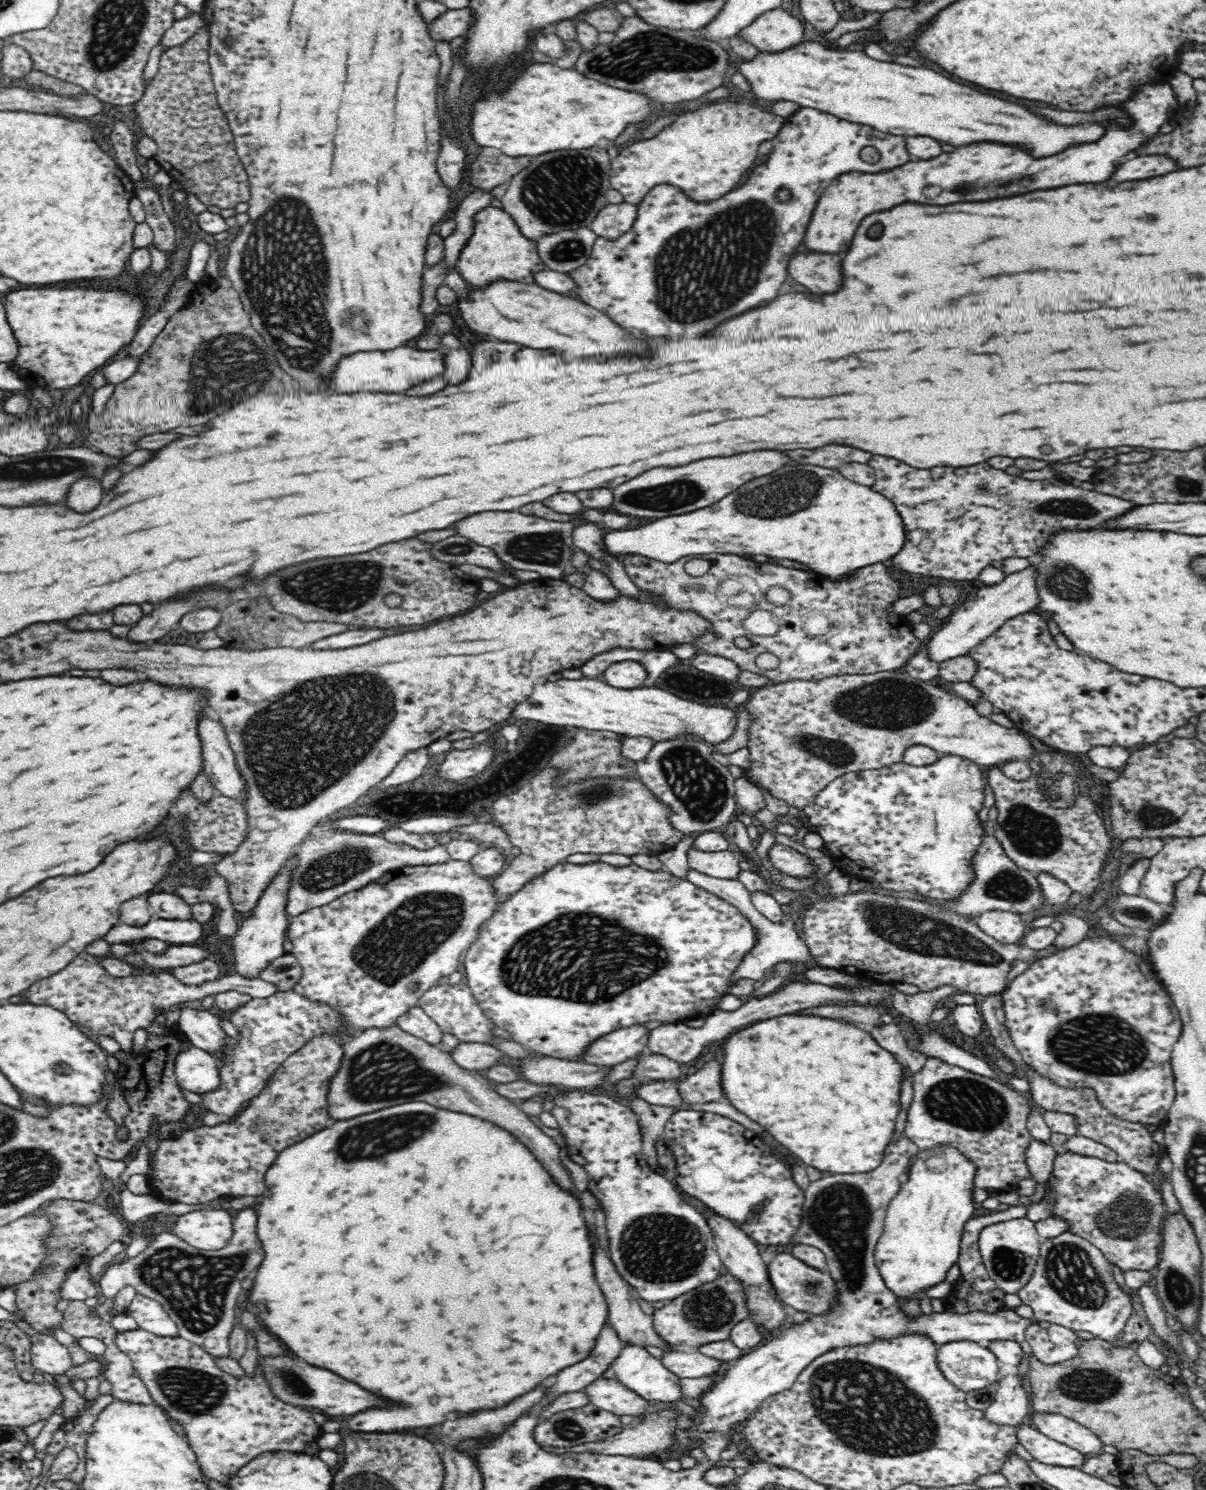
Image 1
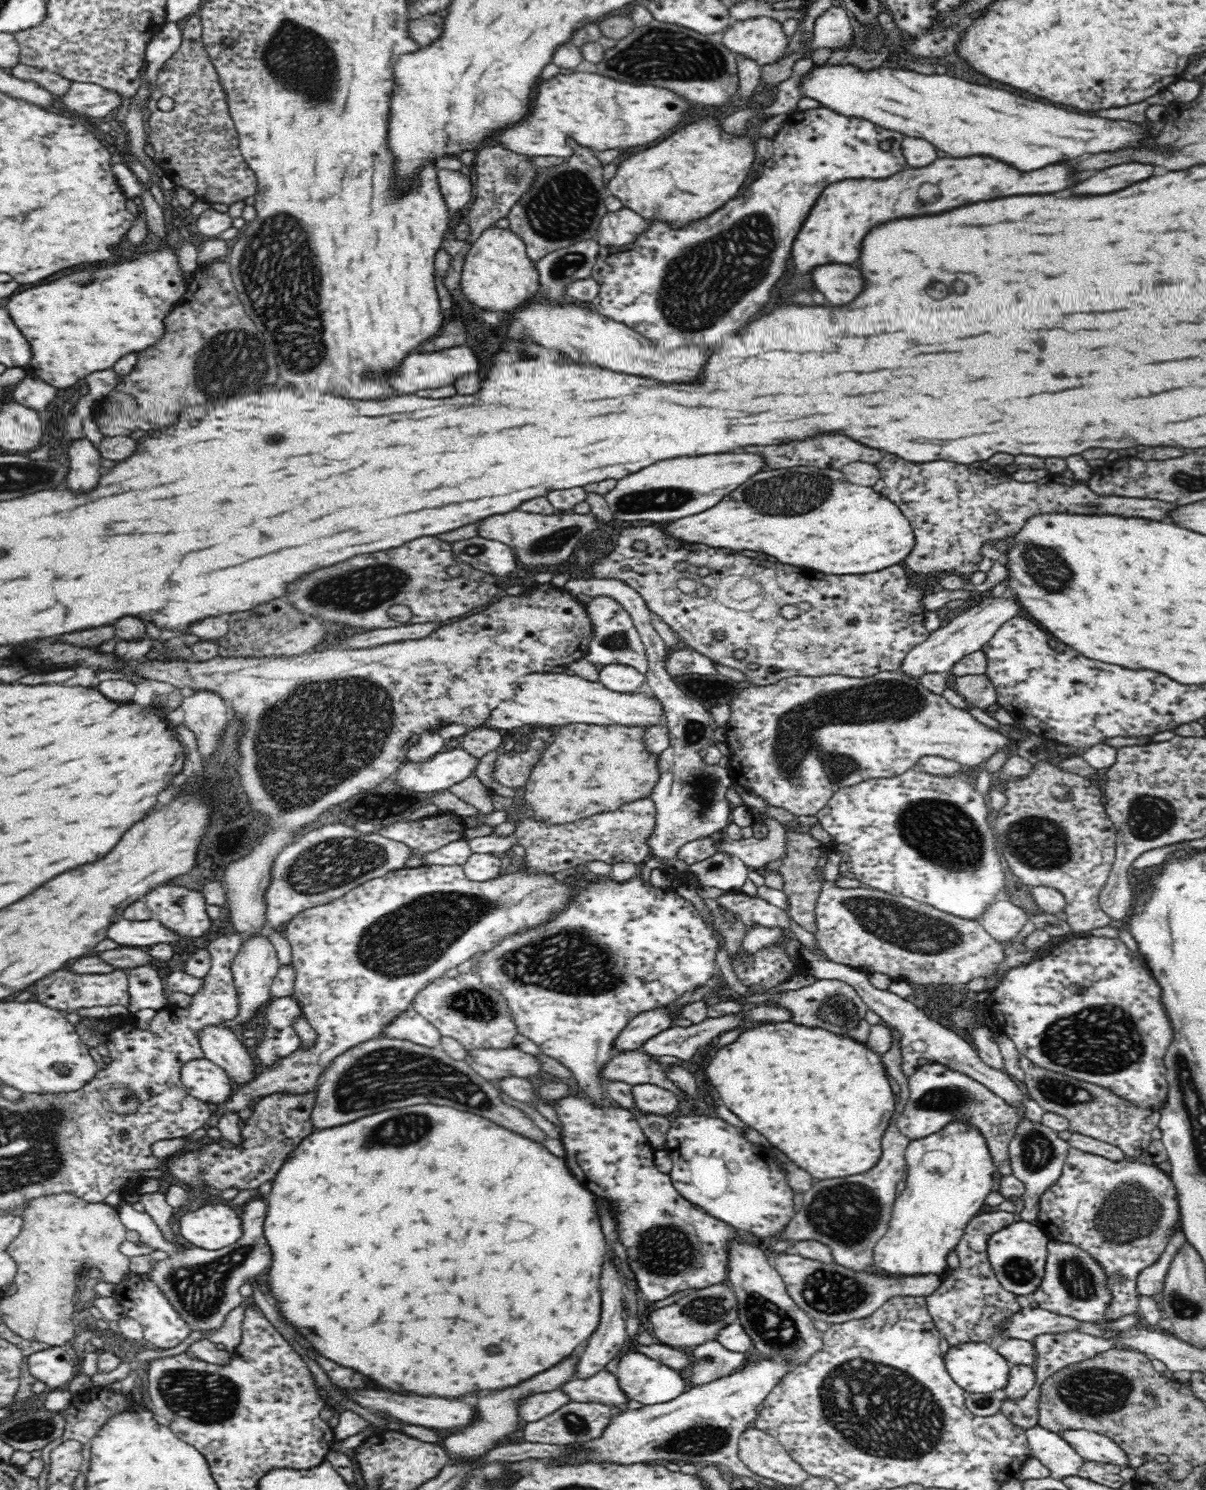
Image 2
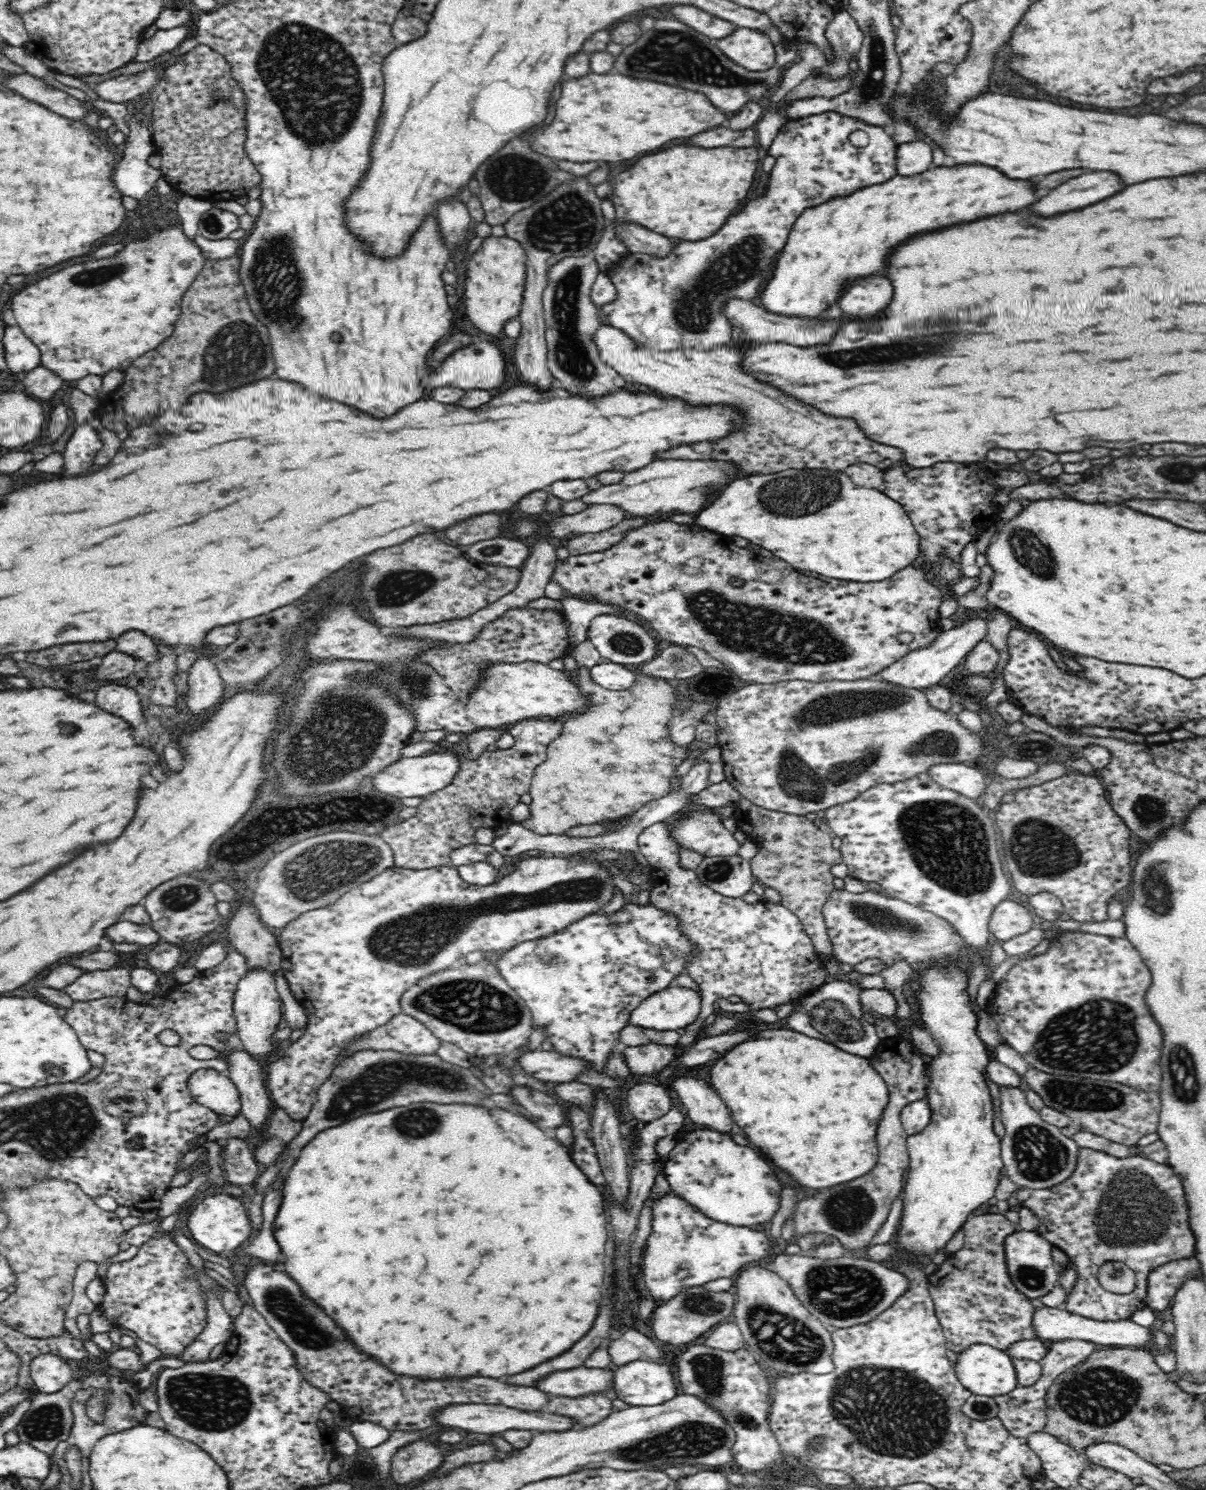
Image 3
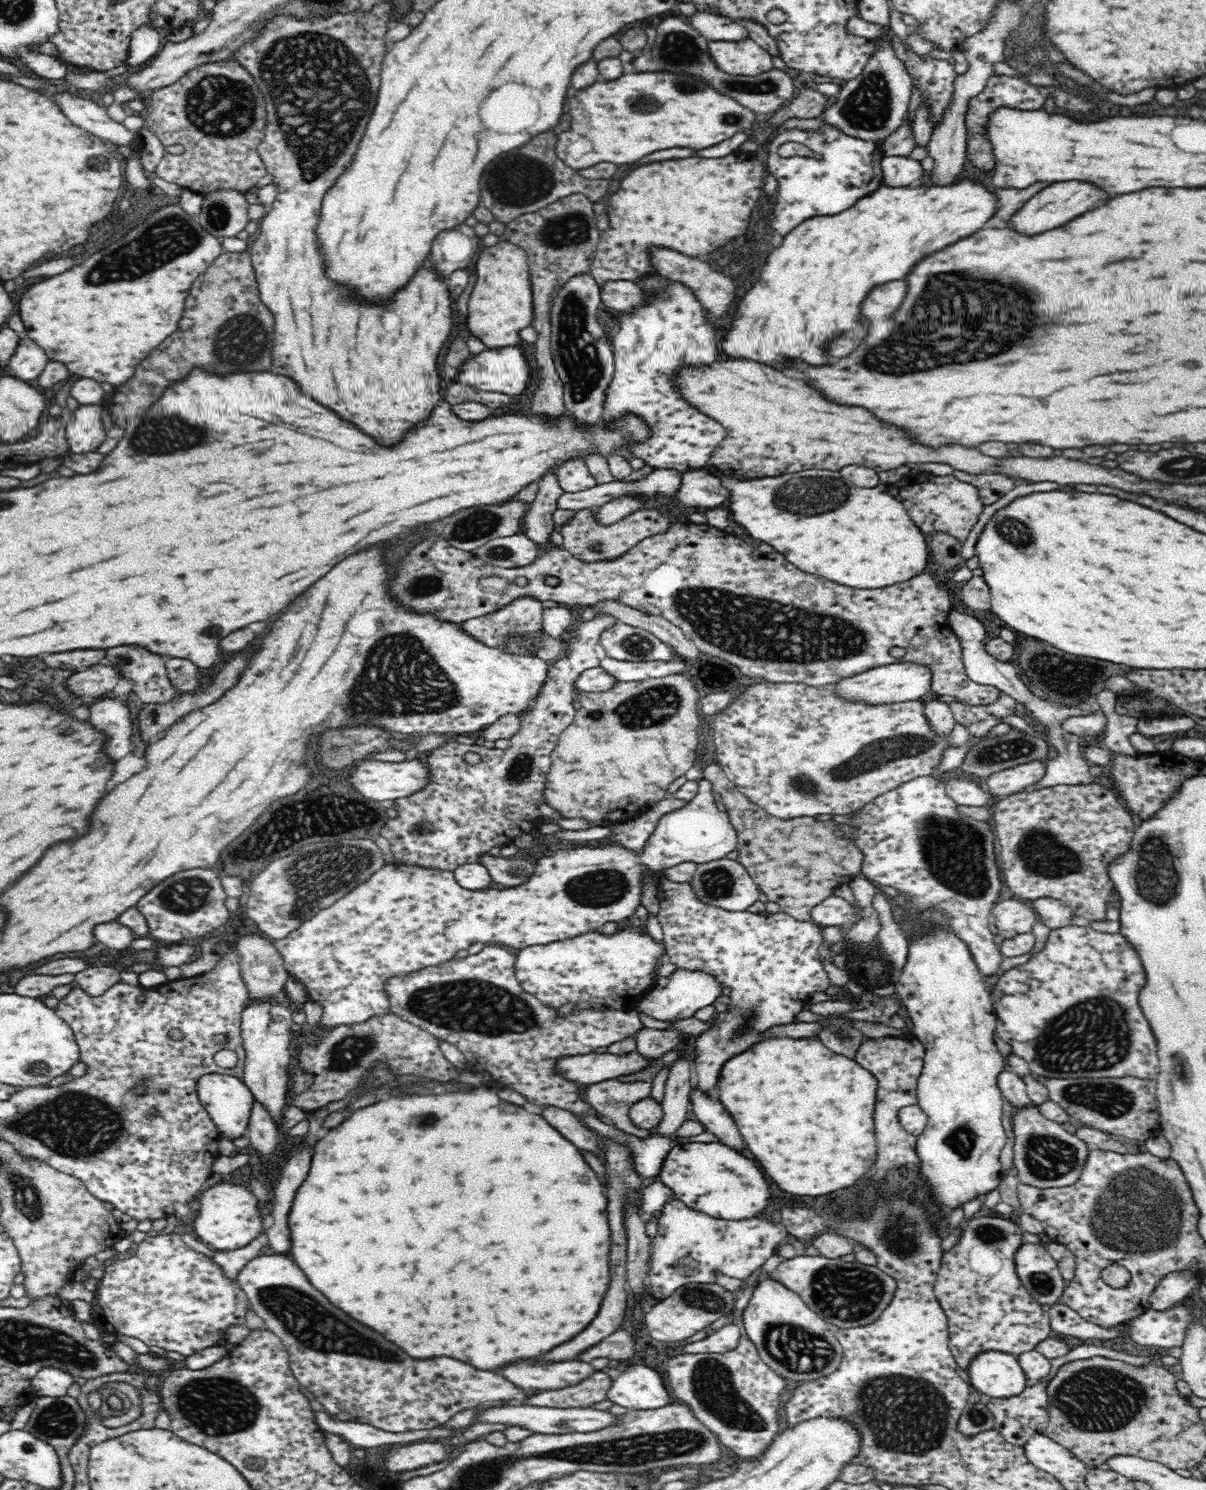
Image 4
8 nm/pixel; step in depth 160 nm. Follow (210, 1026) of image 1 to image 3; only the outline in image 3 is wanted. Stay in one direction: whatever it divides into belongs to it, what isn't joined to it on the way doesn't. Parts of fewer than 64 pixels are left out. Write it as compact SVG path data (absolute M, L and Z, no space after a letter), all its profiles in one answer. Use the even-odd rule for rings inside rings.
M236 1042L227 1043L227 1045L229 1046L226 1050L216 1050L213 1046L198 1045L190 1051L193 1057L198 1060L222 1057L226 1061L228 1078L236 1085L240 1093L241 1113L248 1118L252 1127L262 1128L262 1124L266 1124L266 1118L270 1114L270 1104L272 1104L265 1085L265 1070L259 1061L248 1054L248 1051L244 1050L241 1045Z

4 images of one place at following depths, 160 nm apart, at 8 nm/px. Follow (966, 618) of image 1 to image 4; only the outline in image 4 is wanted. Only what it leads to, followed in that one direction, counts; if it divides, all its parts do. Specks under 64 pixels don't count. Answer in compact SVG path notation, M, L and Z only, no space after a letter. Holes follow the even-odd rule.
M896 662L866 670L853 678L844 678L836 684L831 684L831 687L838 693L838 696L848 700L861 700L873 704L892 704L892 702L923 700L931 693L932 678L934 678L934 673L928 665Z

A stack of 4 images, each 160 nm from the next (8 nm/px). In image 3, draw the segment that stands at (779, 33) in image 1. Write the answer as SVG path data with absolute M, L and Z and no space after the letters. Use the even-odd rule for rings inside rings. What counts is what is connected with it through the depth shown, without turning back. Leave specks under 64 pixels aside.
M740 26L730 36L718 39L717 45L730 60L746 70L768 70L776 62L775 44L763 30Z

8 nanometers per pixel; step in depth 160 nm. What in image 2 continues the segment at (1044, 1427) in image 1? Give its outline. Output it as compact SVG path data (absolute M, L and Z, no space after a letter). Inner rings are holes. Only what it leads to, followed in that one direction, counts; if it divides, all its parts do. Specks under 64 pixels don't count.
M1064 1429L1058 1435L1086 1461L1107 1462L1128 1466L1126 1453L1112 1439L1097 1432L1084 1429Z

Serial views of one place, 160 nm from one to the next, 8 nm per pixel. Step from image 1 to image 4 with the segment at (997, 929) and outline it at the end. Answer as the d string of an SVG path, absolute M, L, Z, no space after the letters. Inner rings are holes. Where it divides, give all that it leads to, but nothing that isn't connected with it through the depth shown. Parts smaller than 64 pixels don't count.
M1016 899L1000 900L991 908L990 914L995 918L999 934L1005 939L1032 933L1032 927L1038 921L1037 914L1028 905Z

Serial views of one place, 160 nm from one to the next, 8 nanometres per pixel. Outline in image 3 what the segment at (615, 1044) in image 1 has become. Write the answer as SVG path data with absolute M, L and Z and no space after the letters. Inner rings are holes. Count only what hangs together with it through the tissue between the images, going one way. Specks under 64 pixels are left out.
M675 983L642 1001L629 1016L630 1025L657 1031L683 1030L700 1014L701 995Z

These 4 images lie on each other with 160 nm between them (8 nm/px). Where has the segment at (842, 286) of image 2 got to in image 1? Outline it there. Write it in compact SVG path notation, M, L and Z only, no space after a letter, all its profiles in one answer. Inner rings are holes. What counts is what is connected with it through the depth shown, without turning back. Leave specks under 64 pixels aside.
M798 252L790 258L788 274L816 294L830 294L842 286L842 270L838 254Z

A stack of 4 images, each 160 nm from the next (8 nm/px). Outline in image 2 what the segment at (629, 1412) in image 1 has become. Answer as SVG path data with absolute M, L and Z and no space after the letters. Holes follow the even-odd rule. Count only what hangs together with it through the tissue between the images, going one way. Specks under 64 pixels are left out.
M606 1369L587 1379L570 1379L561 1389L575 1402L592 1402L626 1408L630 1399L621 1389L616 1375Z

